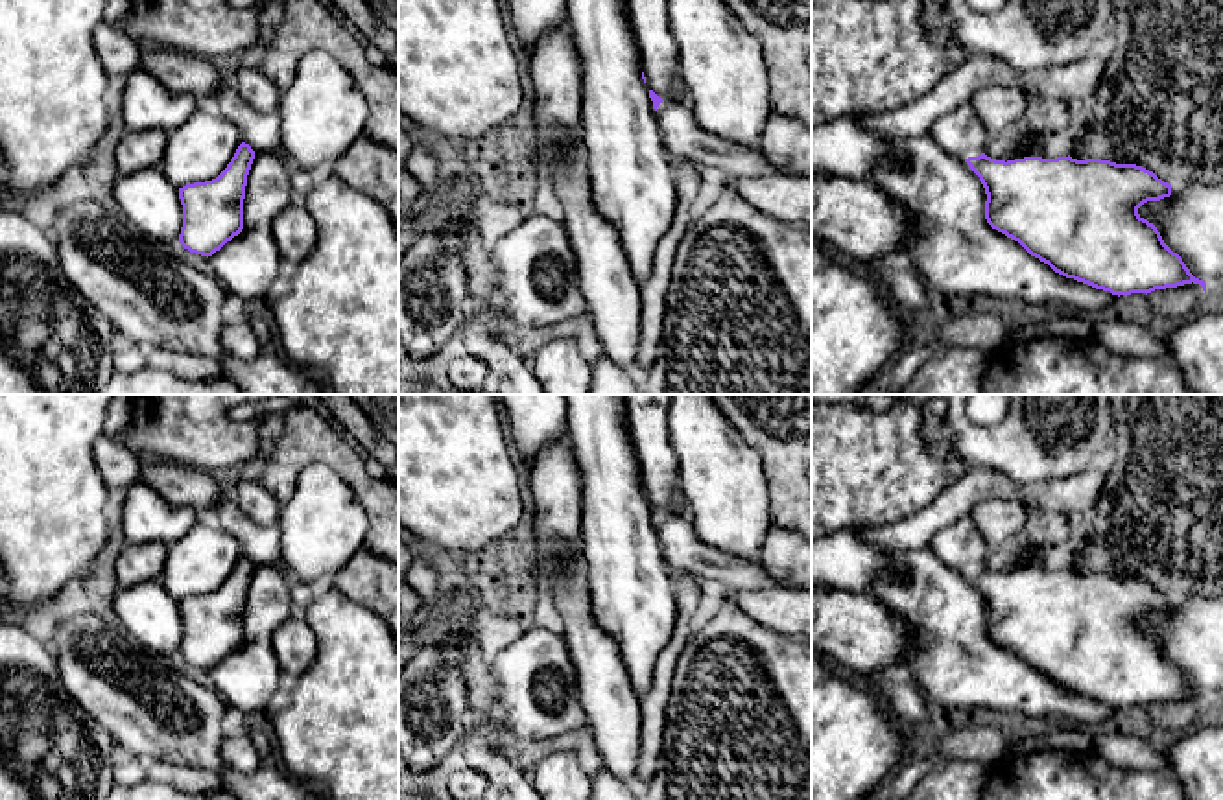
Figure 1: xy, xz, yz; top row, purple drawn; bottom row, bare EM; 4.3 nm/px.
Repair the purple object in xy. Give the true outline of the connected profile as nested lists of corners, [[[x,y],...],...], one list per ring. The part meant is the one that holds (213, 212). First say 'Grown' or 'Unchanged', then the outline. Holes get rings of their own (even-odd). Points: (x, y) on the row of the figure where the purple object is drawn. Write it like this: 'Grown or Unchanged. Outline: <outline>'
Unchanged. Outline: [[[242,142],[216,179],[179,188],[183,205],[179,243],[184,249],[208,258],[242,232],[253,159],[255,151]]]

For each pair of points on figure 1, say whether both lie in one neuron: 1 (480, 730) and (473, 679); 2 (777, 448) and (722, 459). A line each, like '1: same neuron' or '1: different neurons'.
1: same neuron
2: different neurons

